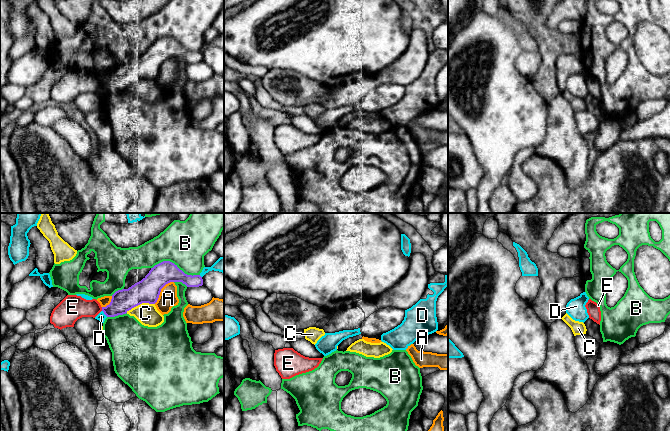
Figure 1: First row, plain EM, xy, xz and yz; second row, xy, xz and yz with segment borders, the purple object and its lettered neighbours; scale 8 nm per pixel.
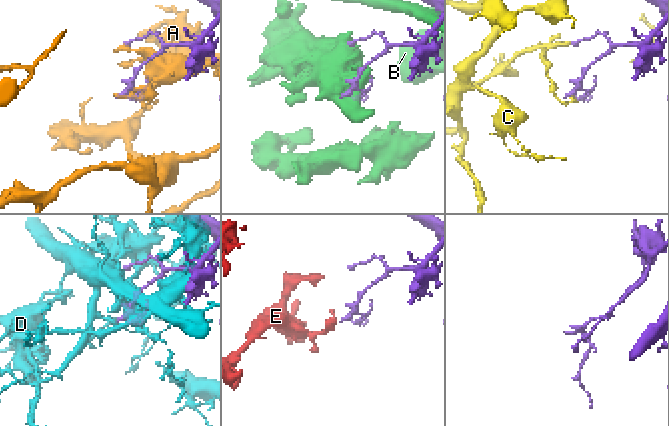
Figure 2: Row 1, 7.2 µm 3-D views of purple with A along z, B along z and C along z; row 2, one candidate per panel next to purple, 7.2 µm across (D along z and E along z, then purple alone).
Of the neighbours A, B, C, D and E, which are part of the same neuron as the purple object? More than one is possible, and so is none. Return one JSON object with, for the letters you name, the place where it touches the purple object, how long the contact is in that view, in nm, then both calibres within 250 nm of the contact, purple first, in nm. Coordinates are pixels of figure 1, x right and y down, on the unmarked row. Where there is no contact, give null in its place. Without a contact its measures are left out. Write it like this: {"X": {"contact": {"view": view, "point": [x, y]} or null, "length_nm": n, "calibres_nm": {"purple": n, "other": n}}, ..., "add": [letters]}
{"add": []}

